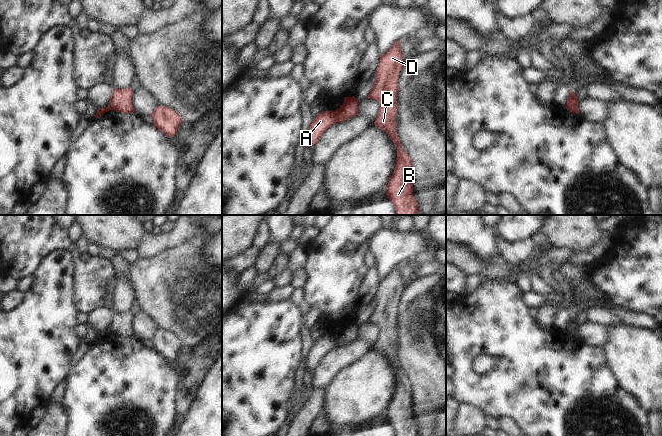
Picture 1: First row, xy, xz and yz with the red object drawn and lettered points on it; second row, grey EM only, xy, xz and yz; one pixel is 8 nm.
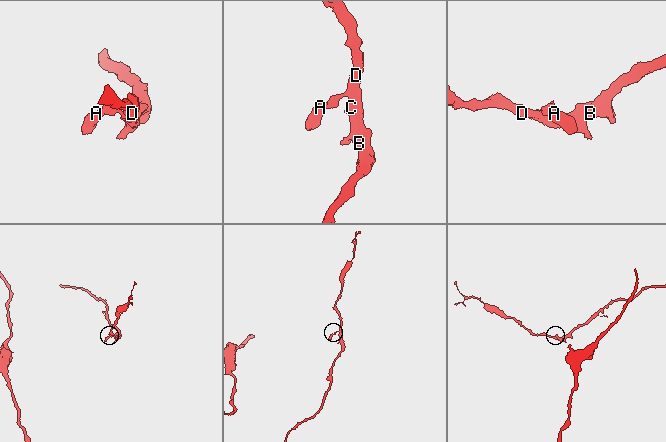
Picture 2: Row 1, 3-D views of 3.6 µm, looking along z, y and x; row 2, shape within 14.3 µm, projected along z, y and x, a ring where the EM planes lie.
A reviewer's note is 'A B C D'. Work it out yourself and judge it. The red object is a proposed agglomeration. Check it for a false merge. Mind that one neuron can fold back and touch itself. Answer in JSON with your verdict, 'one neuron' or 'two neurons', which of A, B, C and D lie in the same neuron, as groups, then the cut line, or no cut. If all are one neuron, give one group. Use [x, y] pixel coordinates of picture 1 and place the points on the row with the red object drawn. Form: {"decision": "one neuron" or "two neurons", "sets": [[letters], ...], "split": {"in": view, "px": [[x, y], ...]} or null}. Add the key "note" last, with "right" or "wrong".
{"decision": "two neurons", "sets": [["A"], ["B", "C", "D"]], "split": {"in": "yz", "px": [[577, 105], [570, 106], [567, 109]]}, "note": "wrong"}

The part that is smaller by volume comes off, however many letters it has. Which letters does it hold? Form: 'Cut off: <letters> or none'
Cut off: A

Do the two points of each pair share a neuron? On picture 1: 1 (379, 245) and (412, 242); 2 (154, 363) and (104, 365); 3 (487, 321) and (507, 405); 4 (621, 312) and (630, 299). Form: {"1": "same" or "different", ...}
{"1": "same", "2": "same", "3": "same", "4": "different"}

